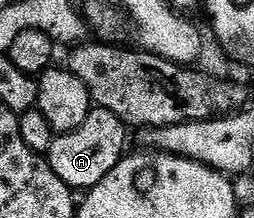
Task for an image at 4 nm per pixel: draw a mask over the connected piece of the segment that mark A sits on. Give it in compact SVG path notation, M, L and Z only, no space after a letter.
M93 107L91 114L78 126L78 130L61 132L56 137L56 141L50 146L47 154L49 166L66 182L66 186L73 190L87 190L98 186L118 166L118 162L124 159L128 144L129 129L110 110Z

